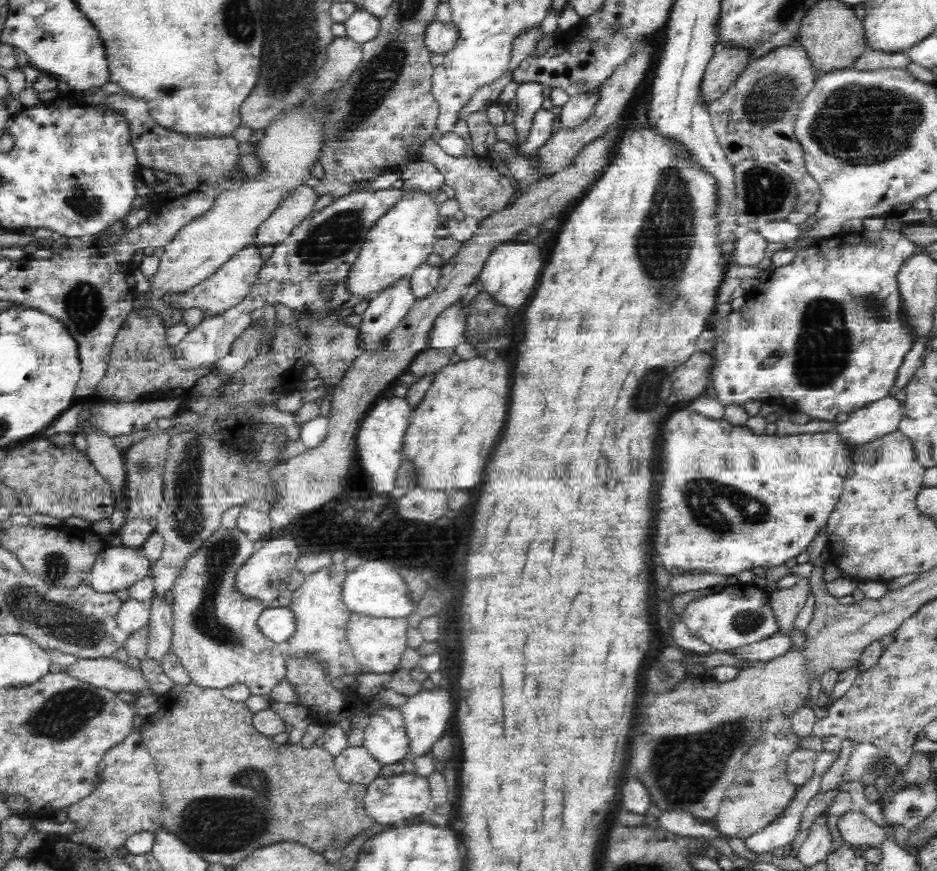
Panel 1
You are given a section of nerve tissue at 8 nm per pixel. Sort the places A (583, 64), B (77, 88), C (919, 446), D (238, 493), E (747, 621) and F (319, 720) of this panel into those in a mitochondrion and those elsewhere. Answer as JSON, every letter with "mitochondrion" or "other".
{"A":"other","B":"other","C":"other","D":"other","E":"mitochondrion","F":"other"}

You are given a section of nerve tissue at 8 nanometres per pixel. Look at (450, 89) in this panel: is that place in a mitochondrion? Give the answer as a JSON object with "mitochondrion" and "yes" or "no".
{"mitochondrion":"no"}

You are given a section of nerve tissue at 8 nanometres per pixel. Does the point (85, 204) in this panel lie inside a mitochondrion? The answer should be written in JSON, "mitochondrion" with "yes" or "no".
{"mitochondrion":"yes"}

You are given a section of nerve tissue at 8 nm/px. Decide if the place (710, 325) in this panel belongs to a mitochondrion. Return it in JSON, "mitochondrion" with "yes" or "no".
{"mitochondrion":"no"}

